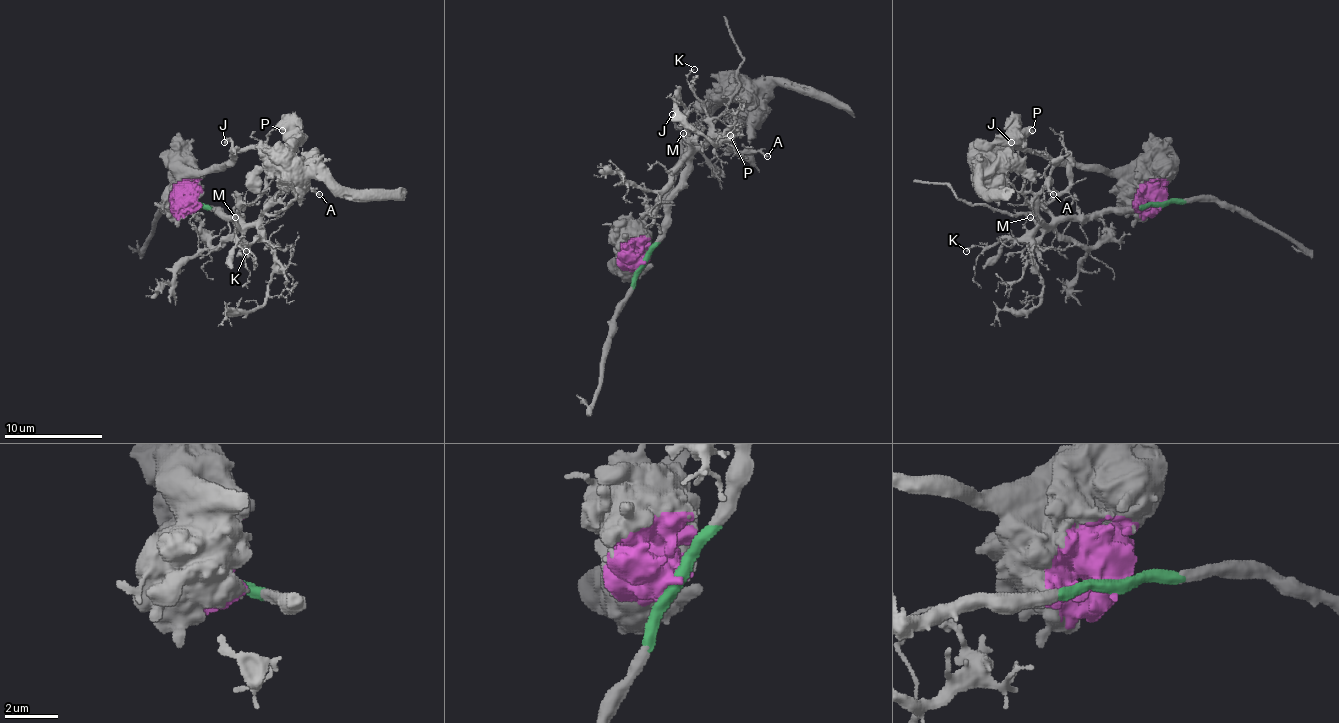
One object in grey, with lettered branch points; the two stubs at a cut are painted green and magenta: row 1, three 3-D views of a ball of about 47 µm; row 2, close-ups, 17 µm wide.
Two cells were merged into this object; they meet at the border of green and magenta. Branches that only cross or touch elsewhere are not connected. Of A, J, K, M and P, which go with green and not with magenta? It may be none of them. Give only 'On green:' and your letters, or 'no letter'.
On green: A, K, M

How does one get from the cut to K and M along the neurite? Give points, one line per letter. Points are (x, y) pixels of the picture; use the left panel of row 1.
K: (193, 204), (239, 216), (261, 233), (247, 246), (239, 246), (247, 251)
M: (193, 204), (232, 216), (242, 224), (239, 229), (234, 216)

